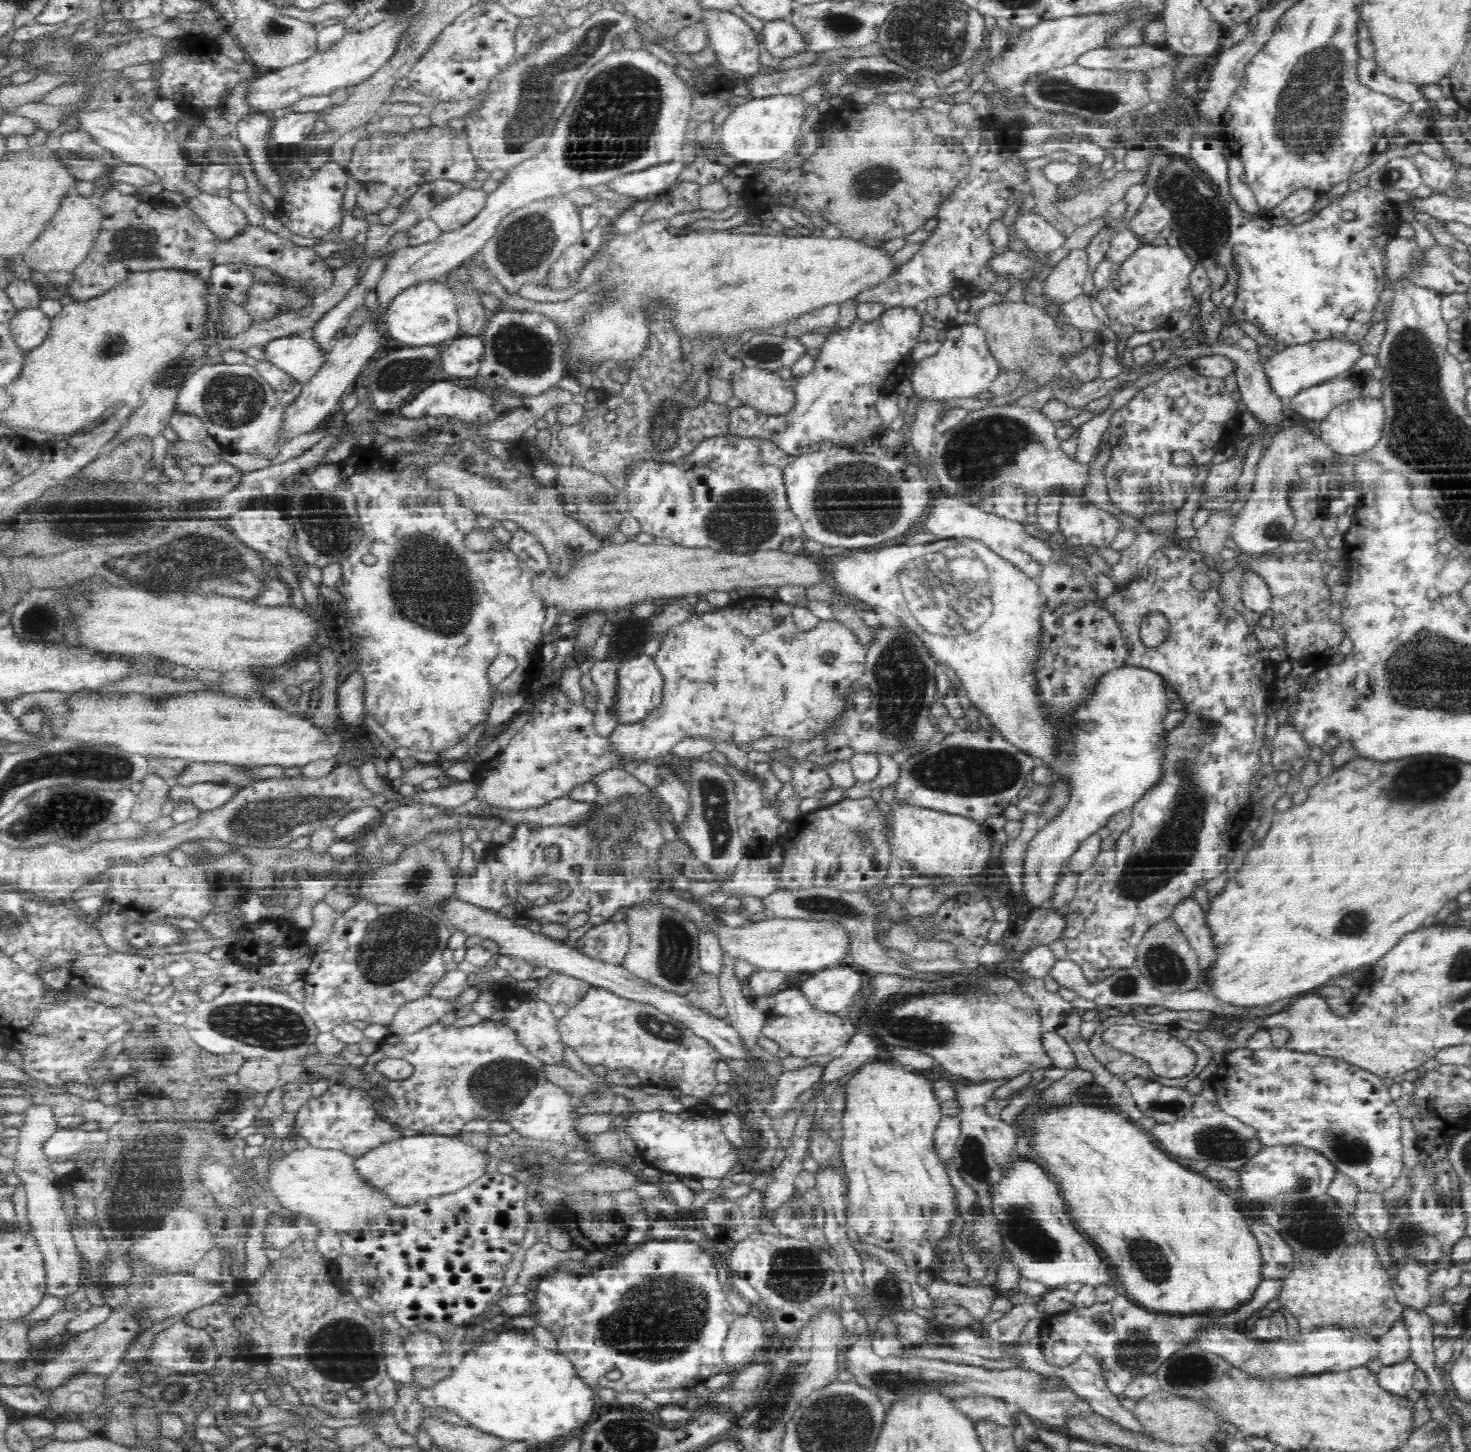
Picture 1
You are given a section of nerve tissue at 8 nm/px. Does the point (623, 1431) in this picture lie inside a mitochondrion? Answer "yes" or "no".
yes

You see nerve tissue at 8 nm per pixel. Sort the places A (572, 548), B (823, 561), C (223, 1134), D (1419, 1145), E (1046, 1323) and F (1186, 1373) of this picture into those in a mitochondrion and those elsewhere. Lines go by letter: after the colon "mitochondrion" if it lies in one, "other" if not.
A: mitochondrion
B: other
C: other
D: other
E: other
F: mitochondrion

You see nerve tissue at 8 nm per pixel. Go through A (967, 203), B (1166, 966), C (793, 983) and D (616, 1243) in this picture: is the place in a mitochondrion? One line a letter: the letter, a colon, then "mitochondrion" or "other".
A: mitochondrion
B: mitochondrion
C: other
D: other

